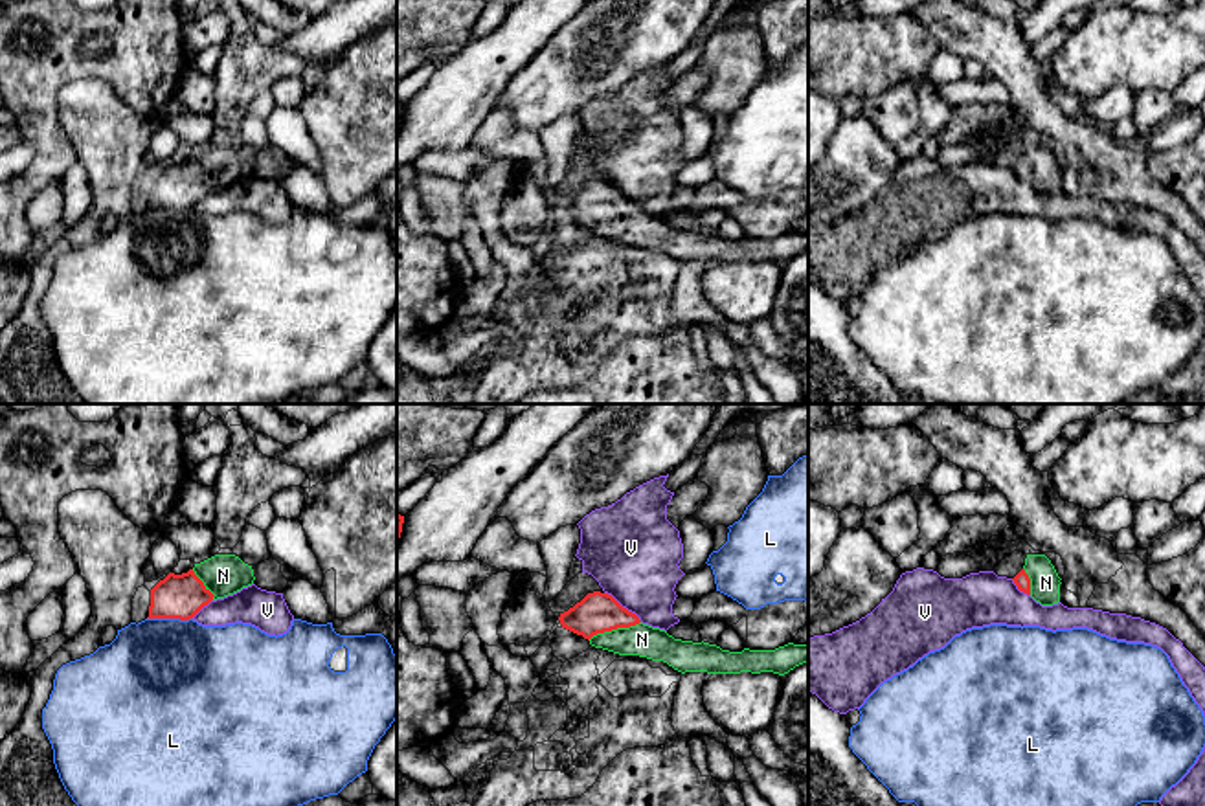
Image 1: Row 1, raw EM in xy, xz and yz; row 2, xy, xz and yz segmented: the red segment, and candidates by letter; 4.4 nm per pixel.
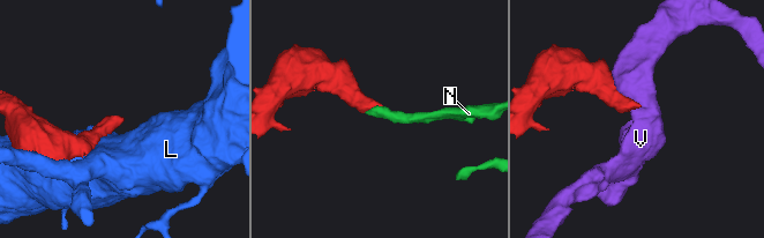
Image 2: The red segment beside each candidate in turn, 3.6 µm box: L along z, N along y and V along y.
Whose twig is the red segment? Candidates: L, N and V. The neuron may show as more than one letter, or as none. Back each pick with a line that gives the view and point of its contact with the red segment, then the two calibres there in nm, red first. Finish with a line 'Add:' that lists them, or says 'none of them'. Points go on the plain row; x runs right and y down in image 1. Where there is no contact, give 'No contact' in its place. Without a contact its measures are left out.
N: Touches red at xz (614, 217). Thickness 180 nm (red) against 140 nm
Add: N

